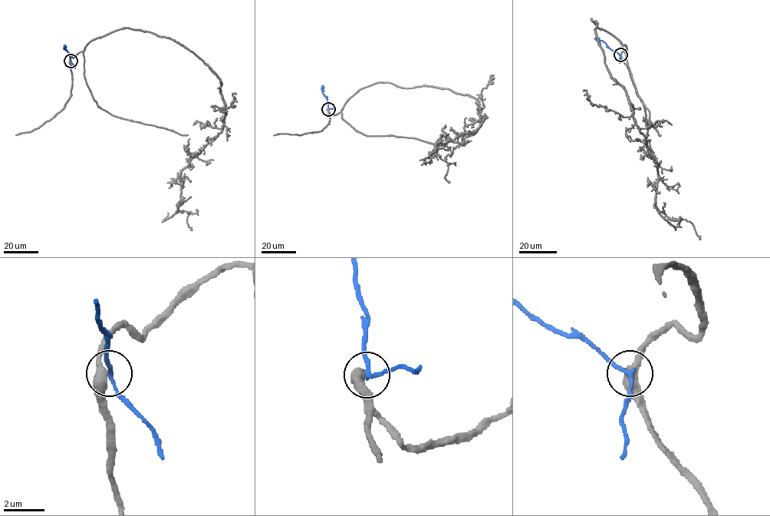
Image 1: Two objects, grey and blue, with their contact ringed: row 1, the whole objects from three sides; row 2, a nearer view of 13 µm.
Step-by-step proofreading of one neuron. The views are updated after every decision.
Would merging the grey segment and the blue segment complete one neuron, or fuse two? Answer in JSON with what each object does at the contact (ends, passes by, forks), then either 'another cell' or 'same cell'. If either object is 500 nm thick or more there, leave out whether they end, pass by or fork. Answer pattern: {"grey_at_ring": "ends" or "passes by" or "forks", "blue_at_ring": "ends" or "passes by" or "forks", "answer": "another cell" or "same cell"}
{"grey_at_ring": "passes by", "blue_at_ring": "passes by", "answer": "another cell"}

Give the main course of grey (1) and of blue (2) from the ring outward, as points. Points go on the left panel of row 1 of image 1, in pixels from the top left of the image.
1: (70, 61), (129, 28), (174, 40), (220, 81), (224, 126), (181, 171), (177, 207), (192, 230)
2: (70, 61), (69, 54), (66, 51)

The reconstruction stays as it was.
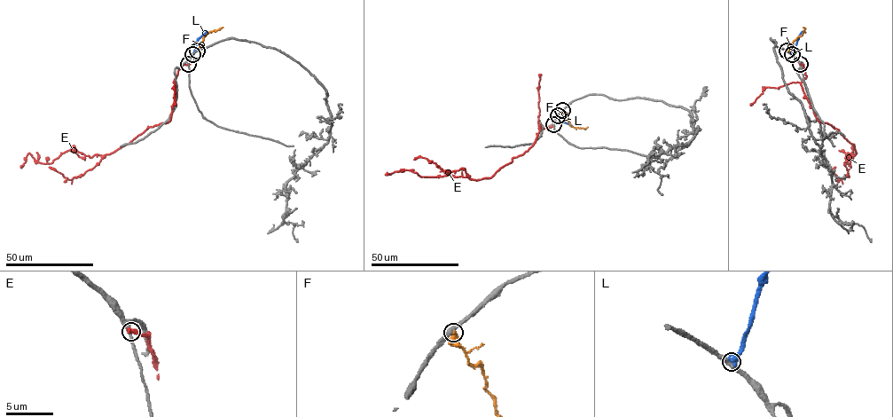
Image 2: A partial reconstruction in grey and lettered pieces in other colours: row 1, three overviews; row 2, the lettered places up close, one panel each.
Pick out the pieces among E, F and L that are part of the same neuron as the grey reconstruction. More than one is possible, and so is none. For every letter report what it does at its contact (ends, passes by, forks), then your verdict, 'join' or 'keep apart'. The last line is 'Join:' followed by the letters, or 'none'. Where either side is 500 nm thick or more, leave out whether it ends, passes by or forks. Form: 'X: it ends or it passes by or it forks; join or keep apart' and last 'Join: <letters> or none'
E: it ends; keep apart
F: keep apart
L: keep apart
Join: none

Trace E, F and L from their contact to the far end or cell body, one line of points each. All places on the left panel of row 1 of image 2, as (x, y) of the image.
E: (189, 64), (174, 82), (170, 121), (108, 154), (91, 157), (72, 148), (45, 164), (28, 153), (20, 168)
F: (197, 51), (207, 34), (223, 27)
L: (192, 54), (197, 41), (207, 31)

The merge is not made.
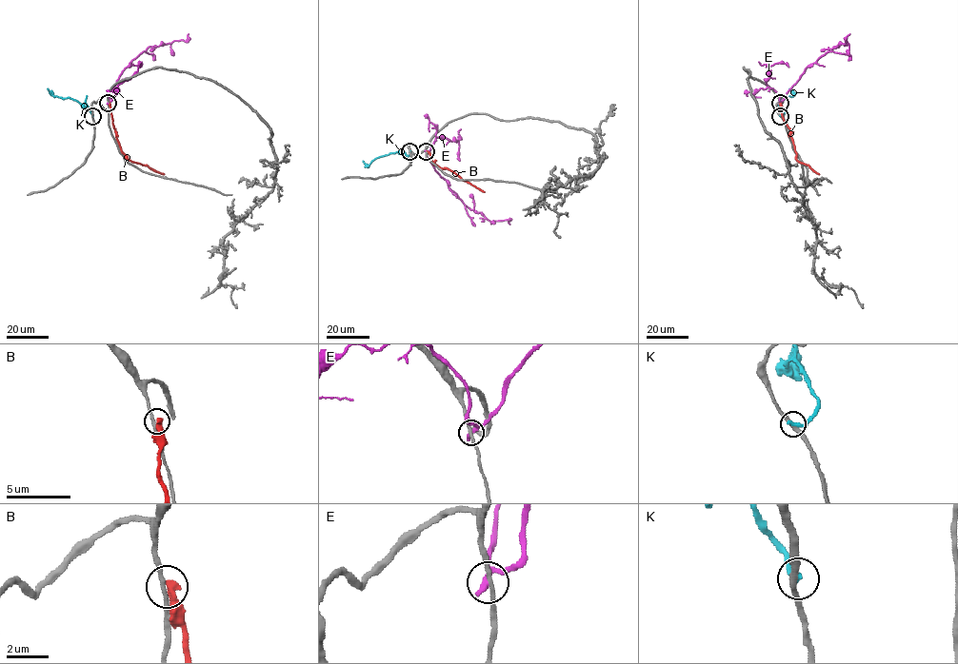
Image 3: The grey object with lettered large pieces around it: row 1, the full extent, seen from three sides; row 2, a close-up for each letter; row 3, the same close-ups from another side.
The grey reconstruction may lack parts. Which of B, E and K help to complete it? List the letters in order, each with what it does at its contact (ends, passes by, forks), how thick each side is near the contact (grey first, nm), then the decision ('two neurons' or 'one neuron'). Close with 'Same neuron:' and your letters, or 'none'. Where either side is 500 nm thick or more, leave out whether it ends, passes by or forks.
B: it ends there; 200 nm thick on the grey side, 400 nm on the other; two neurons
E: it passes by; 200 nm thick on the grey side, 240 nm on the other; two neurons
K: it ends there; 280 nm thick on the grey side, 280 nm on the other; two neurons
Same neuron: none

